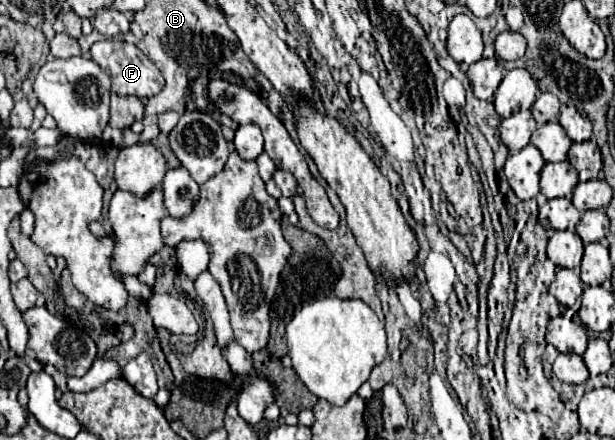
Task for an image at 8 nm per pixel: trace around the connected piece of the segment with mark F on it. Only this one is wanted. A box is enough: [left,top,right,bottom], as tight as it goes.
[91,39,165,99]

